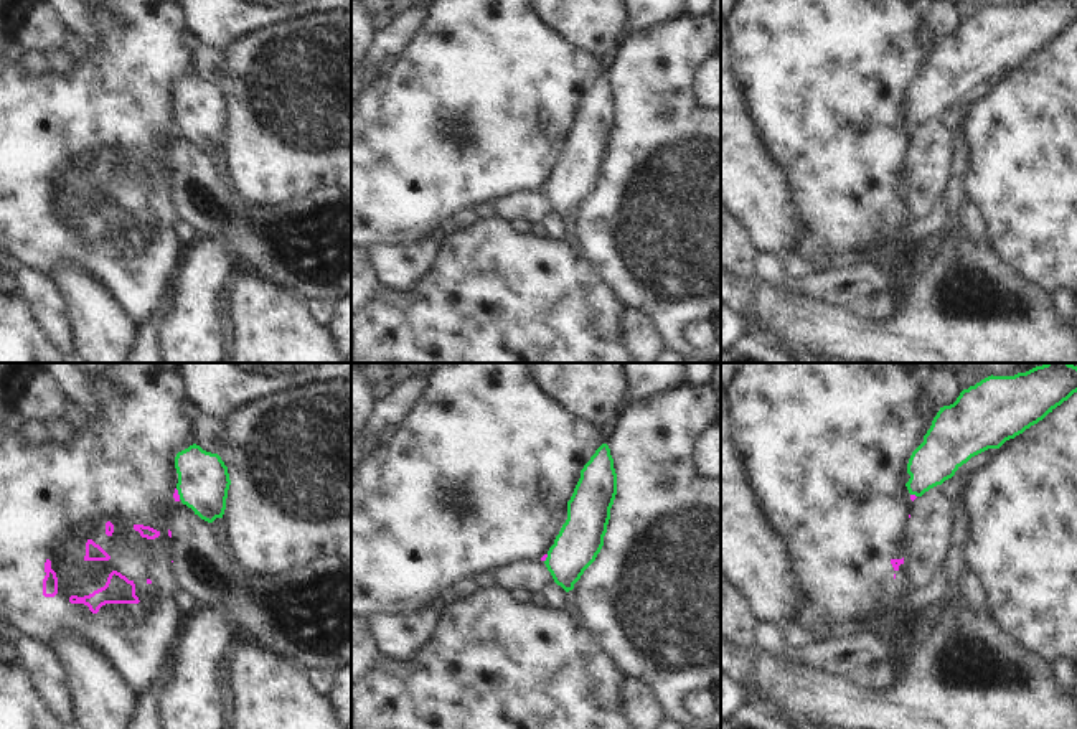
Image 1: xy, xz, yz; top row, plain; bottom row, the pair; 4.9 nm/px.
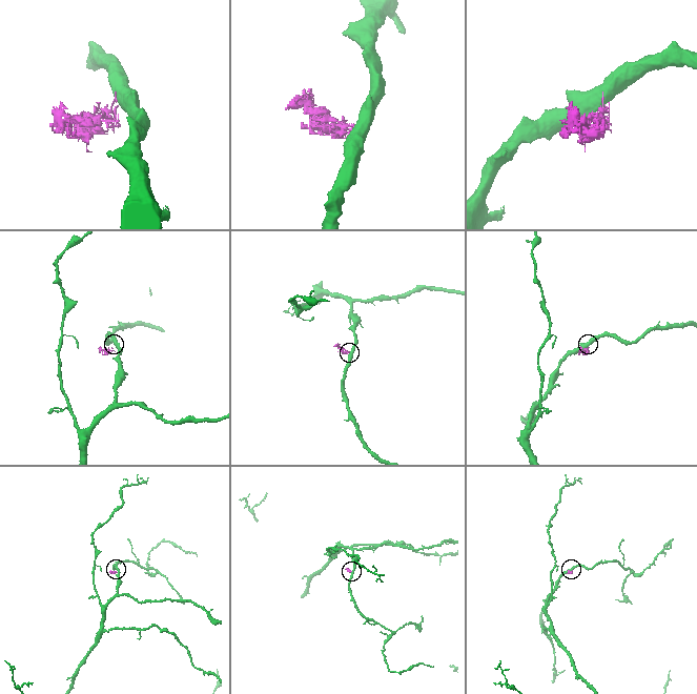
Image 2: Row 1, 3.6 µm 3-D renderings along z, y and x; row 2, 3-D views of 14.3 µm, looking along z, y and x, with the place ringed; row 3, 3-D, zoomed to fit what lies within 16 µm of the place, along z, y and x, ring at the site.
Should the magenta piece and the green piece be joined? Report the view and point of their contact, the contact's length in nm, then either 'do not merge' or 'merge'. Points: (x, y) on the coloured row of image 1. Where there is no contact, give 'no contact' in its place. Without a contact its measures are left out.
xy (177, 493) | 60 nm | do not merge

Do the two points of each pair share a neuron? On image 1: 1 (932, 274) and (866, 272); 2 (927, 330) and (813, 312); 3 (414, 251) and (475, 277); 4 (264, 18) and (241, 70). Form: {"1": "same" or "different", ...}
{"1": "different", "2": "same", "3": "different", "4": "different"}

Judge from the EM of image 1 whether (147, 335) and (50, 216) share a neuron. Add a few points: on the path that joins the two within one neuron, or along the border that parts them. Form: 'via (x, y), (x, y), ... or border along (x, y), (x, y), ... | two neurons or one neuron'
border along (160, 314), (139, 327) | two neurons

